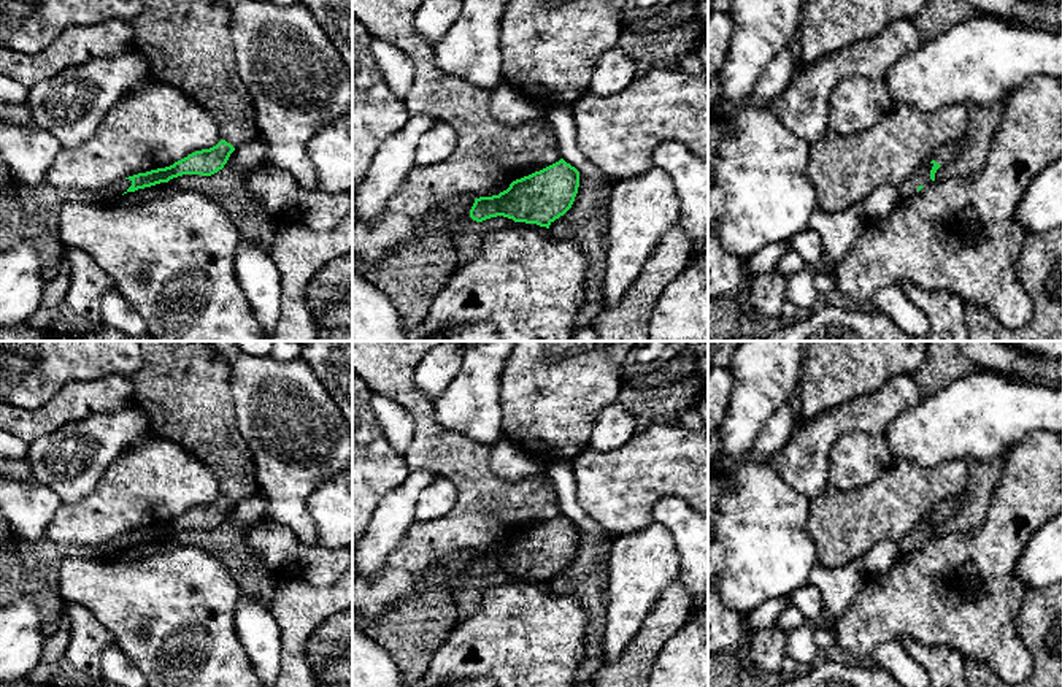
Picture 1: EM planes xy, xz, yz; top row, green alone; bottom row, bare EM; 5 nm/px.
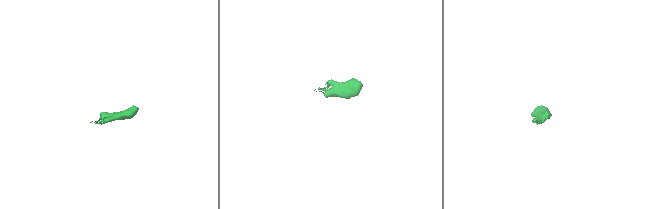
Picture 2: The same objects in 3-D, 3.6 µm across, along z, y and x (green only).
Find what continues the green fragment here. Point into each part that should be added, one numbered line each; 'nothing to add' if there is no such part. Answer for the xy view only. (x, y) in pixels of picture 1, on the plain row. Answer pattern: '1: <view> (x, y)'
1: xy (29, 570)

